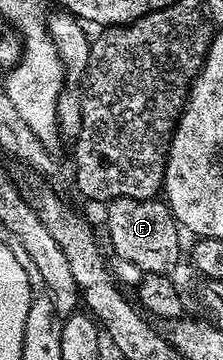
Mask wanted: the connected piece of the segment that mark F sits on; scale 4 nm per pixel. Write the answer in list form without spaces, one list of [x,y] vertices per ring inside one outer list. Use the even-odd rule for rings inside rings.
[[[117,198],[114,202],[108,203],[105,214],[105,226],[109,229],[109,242],[113,245],[113,254],[123,260],[130,261],[135,267],[141,270],[142,274],[167,274],[172,275],[173,270],[183,260],[181,254],[181,234],[177,219],[169,211],[169,203],[157,198]]]

